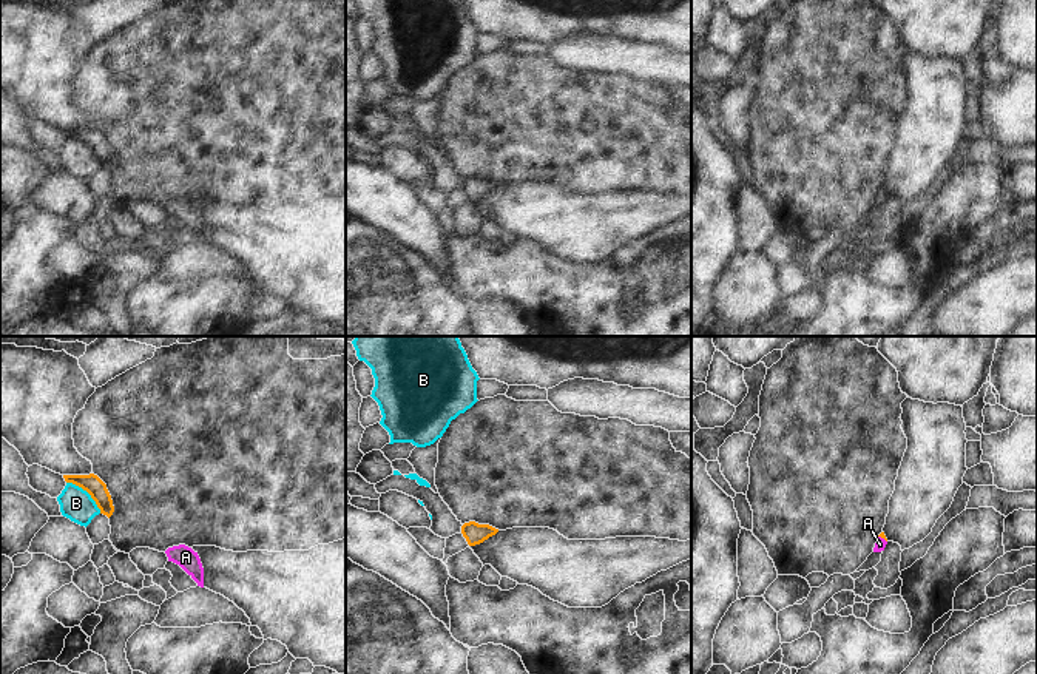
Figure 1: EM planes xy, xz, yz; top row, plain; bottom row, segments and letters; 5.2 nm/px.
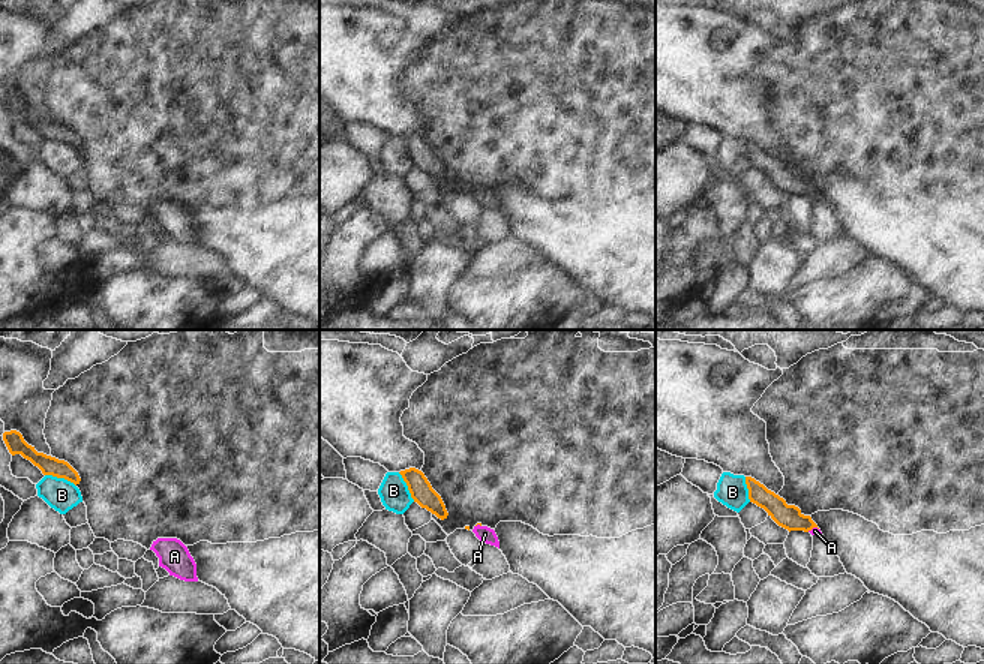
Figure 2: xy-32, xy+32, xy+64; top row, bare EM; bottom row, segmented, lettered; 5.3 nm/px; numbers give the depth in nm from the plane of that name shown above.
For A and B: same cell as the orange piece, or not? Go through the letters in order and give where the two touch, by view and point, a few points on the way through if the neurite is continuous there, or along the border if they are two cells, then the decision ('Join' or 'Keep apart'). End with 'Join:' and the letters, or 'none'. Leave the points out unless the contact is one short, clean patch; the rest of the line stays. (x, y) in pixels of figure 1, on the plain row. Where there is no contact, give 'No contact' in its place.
A: Touches orange at yz (883, 192). Path across: yz (881, 188), (883, 192), (880, 199). Join
B: Touches orange at xy (87, 145). Boundary: xy (67, 136), (81, 141), (101, 167). Keep apart
Join: A

